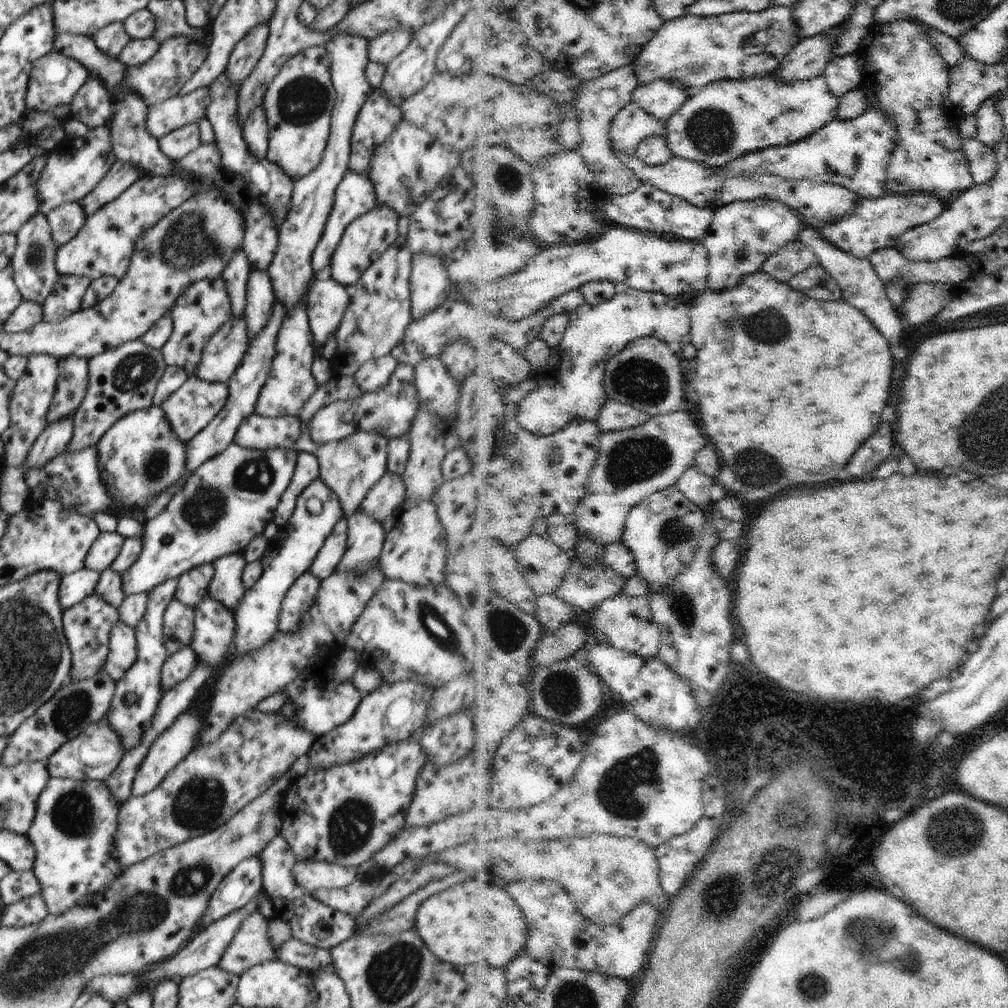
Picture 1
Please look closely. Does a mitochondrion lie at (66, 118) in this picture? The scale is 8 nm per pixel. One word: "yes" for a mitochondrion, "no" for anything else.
no

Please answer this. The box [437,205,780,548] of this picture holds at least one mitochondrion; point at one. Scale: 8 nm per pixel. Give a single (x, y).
(633, 459)

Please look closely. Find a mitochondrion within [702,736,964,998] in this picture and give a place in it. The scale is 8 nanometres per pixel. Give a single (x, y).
(894, 937)

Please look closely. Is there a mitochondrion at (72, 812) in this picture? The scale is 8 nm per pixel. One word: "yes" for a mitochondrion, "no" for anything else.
yes

